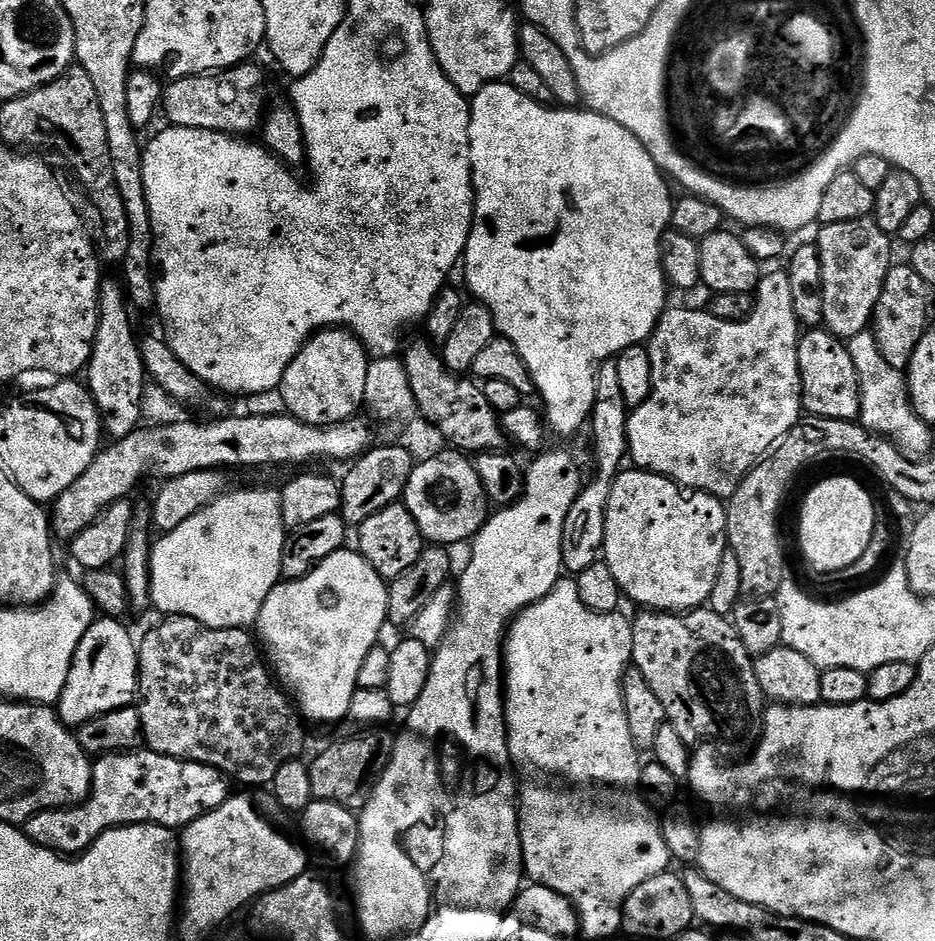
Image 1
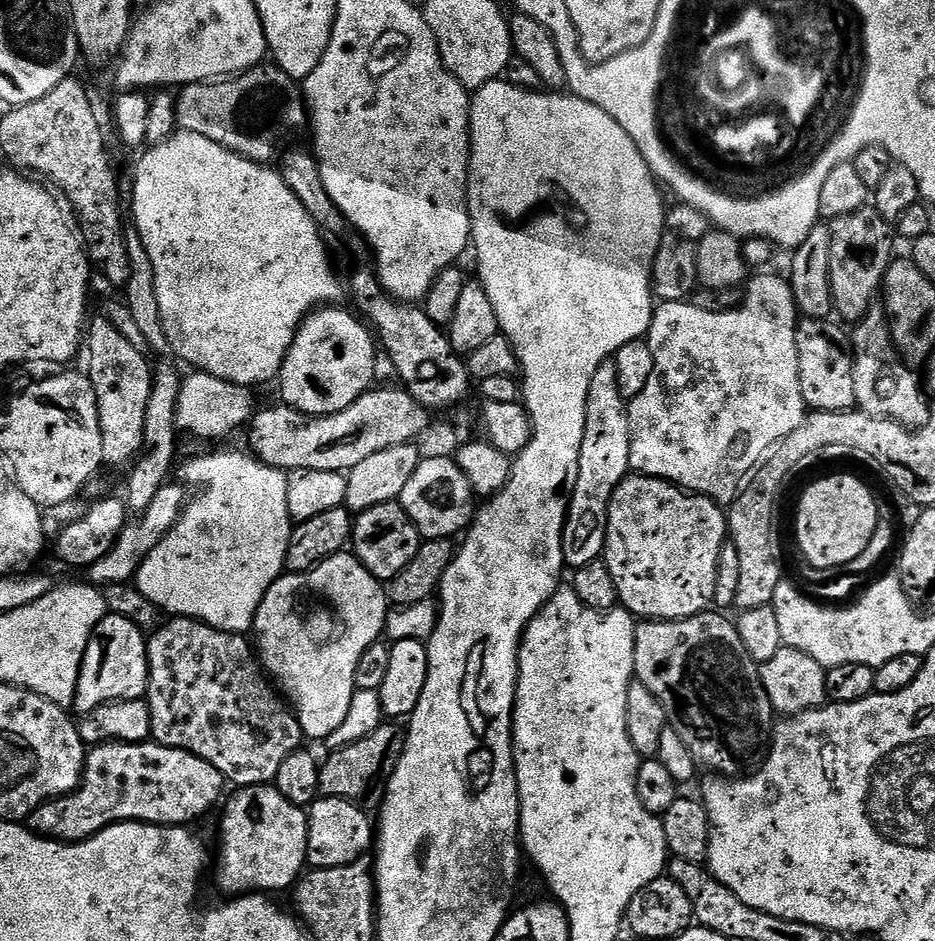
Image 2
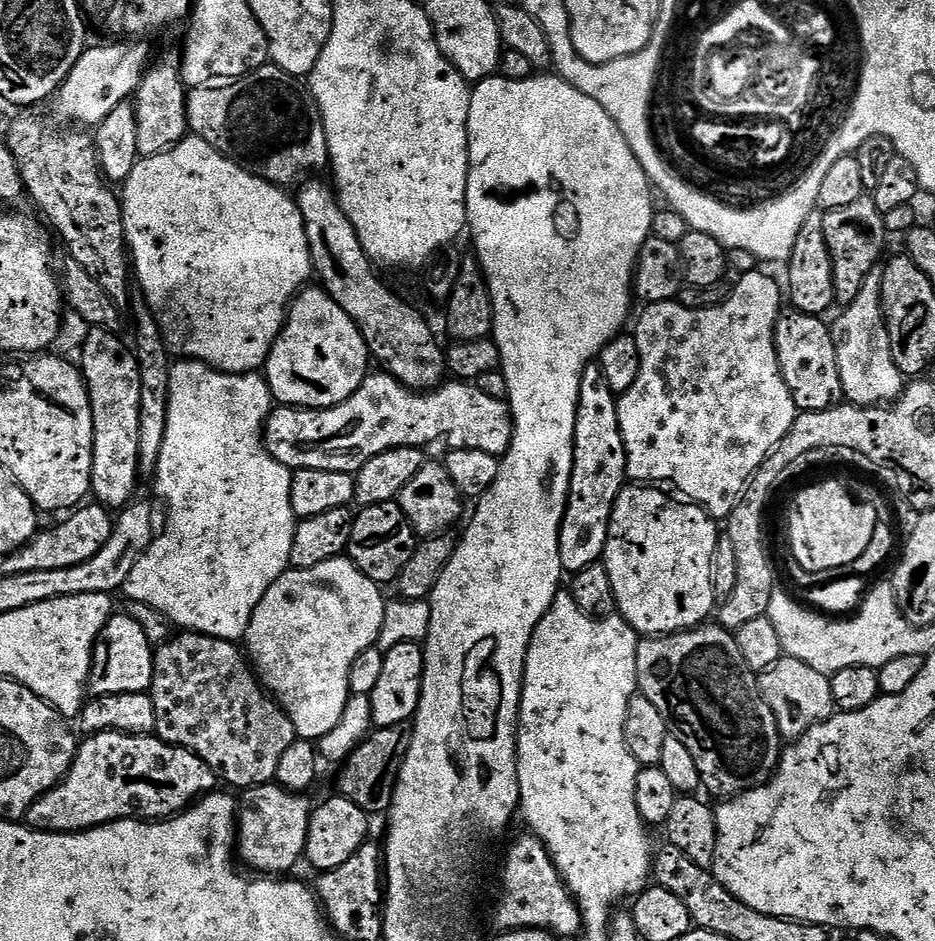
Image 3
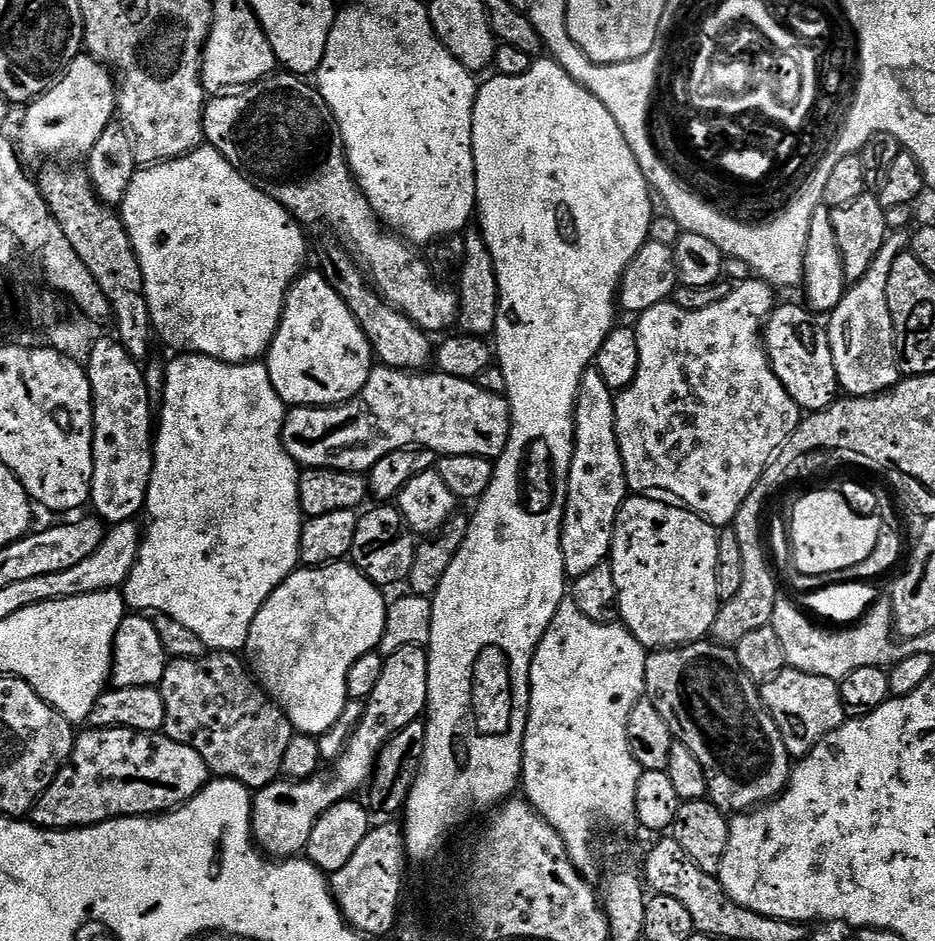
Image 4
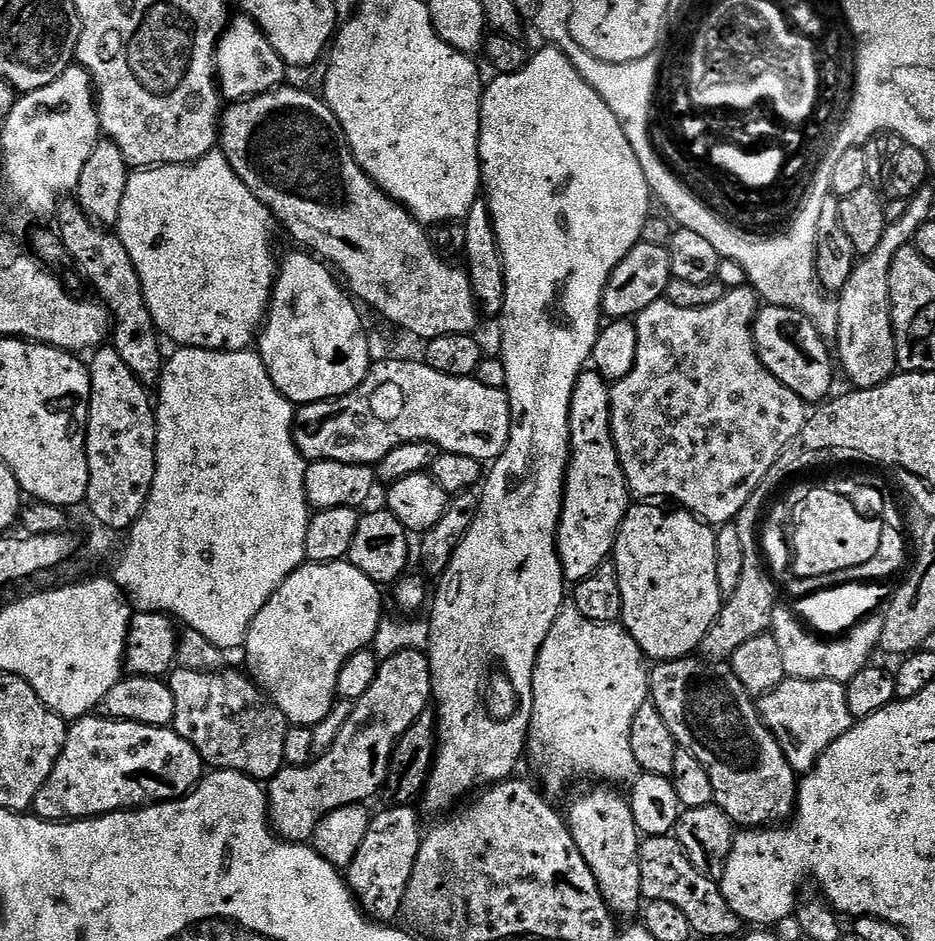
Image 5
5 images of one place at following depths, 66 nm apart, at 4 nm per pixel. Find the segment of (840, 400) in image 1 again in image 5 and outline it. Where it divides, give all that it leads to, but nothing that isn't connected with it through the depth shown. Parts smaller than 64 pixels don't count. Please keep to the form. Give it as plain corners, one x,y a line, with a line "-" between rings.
769,304
757,311
756,320
752,324
752,337
764,368
770,370
770,374
778,378
782,386
801,396
805,404
816,406
833,395
834,356
830,351
829,341
809,316
793,308

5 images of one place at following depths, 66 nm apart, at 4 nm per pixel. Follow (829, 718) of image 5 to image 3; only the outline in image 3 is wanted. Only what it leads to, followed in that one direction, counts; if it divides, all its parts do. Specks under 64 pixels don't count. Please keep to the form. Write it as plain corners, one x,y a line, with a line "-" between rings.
783,655
774,666
759,673
762,698
766,698
766,706
776,719
776,725
785,741
796,740
806,730
829,720
837,711
834,694
830,694
830,676
827,672
814,670
814,666
806,666
806,662
798,662
798,658

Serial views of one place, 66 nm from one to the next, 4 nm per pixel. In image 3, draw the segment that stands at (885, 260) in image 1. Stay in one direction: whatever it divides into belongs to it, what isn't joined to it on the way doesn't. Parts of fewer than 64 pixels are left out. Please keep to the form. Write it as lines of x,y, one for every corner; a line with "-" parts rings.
866,194
853,202
851,206
842,206
842,210
823,213
826,230
826,246
834,266
834,294
836,304
843,306
854,302
862,284
868,275
881,263
880,255
884,252
884,239
890,234
884,225
884,213
874,206
871,195

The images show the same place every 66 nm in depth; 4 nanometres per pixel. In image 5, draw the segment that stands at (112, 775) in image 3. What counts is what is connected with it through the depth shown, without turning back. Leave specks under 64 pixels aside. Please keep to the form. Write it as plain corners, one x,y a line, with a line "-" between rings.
89,714
75,721
68,729
66,746
50,770
50,778
38,790
31,811
39,820
67,822
91,820
93,816
105,816
111,812
135,810
150,804
165,804
168,800
179,800
195,789
205,775
204,759
171,727
155,728
142,726
138,722
110,720
103,714

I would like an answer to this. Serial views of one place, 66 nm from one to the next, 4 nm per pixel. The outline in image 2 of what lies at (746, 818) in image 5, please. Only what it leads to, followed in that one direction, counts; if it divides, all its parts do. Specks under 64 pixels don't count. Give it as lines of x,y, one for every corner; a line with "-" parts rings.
709,610
681,620
641,619
634,638
635,679
662,702
670,727
678,730
682,742
690,746
690,754
694,754
701,769
709,768
709,773
720,778
740,778
759,768
768,756
774,713
762,686
759,667
746,654
735,623
724,616
727,615

